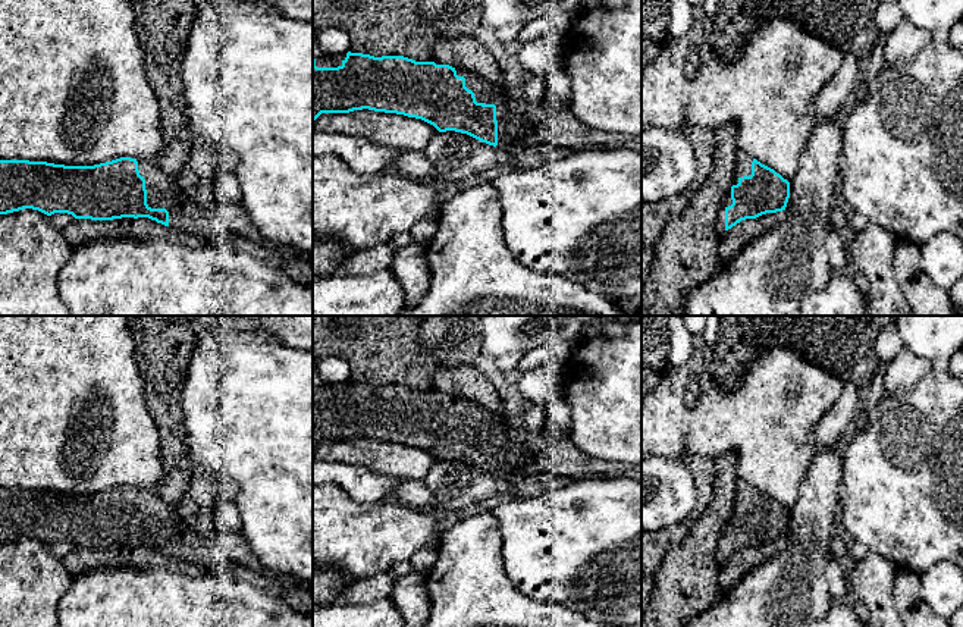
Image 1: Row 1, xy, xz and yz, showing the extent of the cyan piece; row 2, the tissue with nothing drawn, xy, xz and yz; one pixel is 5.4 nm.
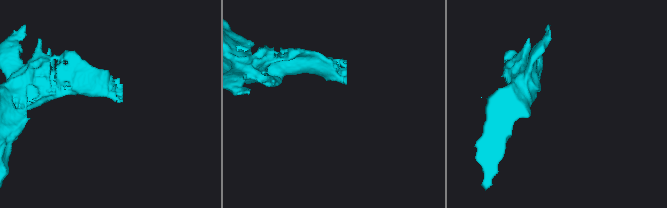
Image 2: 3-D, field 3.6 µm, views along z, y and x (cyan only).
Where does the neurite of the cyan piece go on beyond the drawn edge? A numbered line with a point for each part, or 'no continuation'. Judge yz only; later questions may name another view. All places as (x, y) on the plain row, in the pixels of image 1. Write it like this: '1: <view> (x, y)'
1: yz (721, 549)

